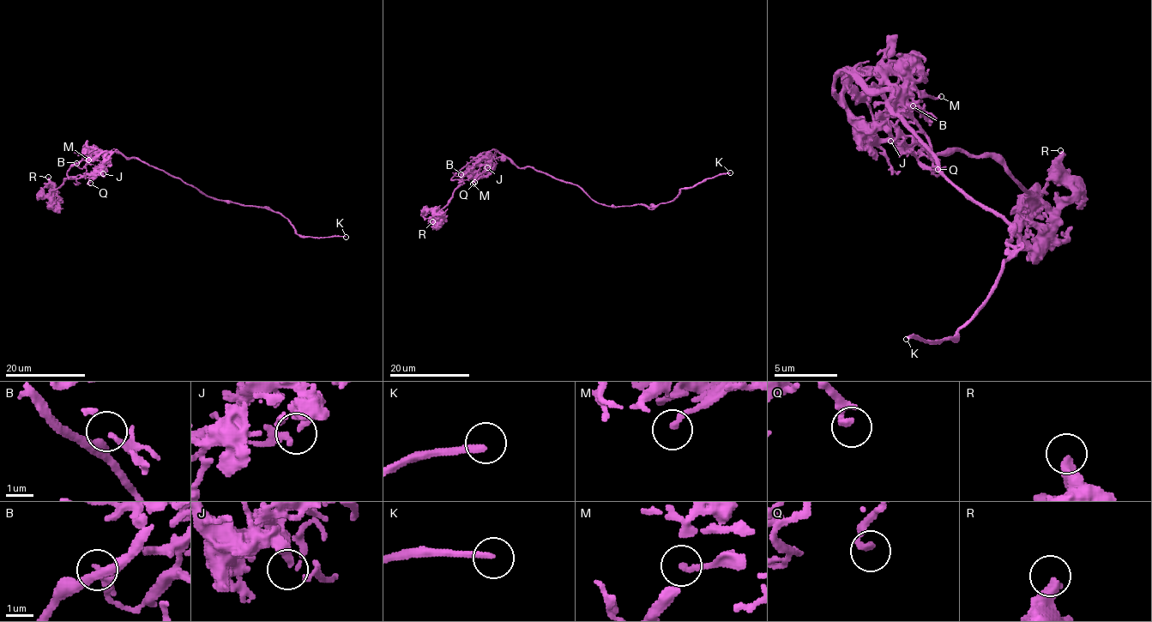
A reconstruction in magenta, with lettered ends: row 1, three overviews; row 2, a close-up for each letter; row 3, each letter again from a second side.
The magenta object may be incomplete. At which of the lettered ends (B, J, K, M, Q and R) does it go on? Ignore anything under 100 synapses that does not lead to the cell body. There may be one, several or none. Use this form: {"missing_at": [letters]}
{"missing_at": ["K"]}

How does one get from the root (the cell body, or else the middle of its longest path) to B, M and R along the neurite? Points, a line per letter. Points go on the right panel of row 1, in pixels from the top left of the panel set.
B: (909, 131), (890, 109), (894, 93), (875, 90), (859, 71), (903, 71), (906, 93), (931, 122), (913, 105)
M: (909, 131), (890, 109), (894, 93), (875, 90), (859, 71), (900, 71), (928, 96), (941, 96)
R: (909, 131), (890, 90), (834, 84), (862, 131), (991, 156), (1034, 244), (1072, 194), (1060, 150)

